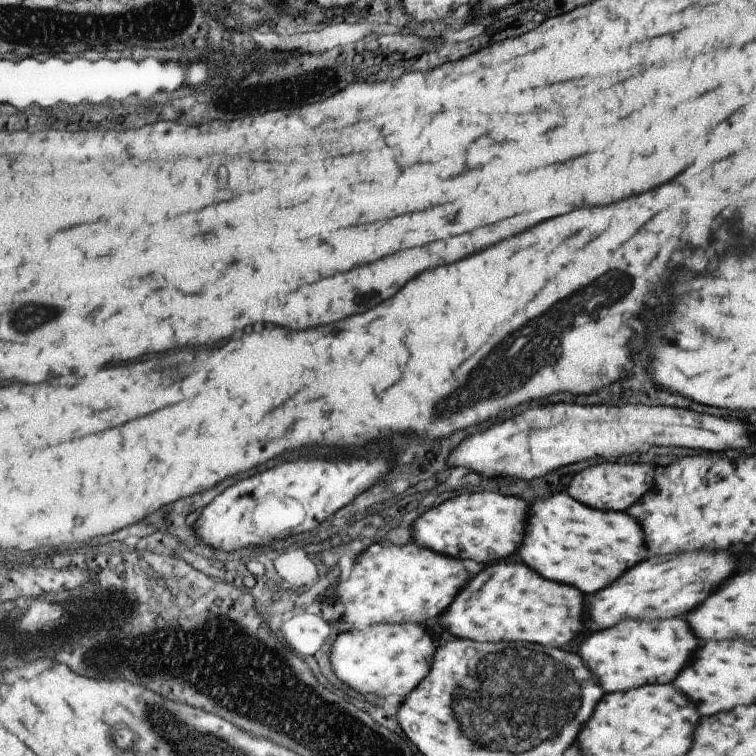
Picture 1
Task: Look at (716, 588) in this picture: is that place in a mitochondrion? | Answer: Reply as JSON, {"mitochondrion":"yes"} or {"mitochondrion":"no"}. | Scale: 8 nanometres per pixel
{"mitochondrion":"no"}

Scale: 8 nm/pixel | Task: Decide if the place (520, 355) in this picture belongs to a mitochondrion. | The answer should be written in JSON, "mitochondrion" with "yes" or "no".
{"mitochondrion":"yes"}

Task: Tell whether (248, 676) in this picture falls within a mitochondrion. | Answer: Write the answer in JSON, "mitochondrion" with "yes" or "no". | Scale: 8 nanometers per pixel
{"mitochondrion":"yes"}

